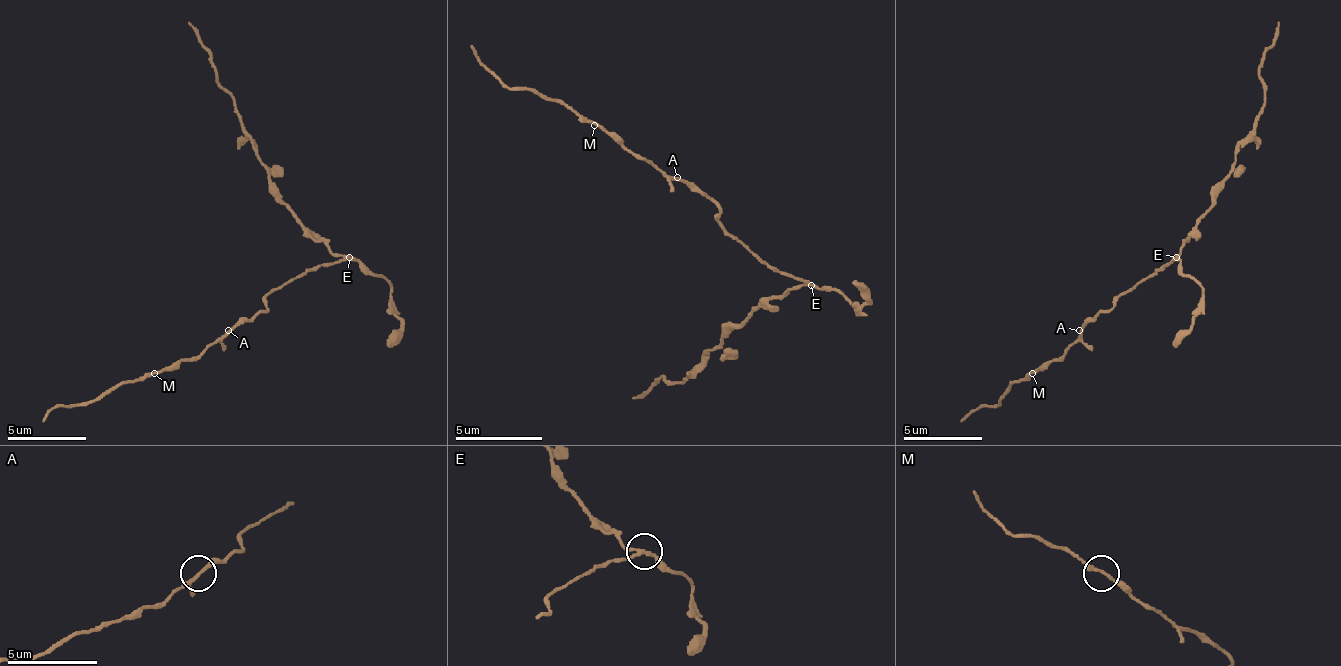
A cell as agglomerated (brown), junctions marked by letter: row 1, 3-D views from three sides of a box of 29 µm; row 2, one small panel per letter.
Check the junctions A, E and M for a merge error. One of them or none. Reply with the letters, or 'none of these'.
E

